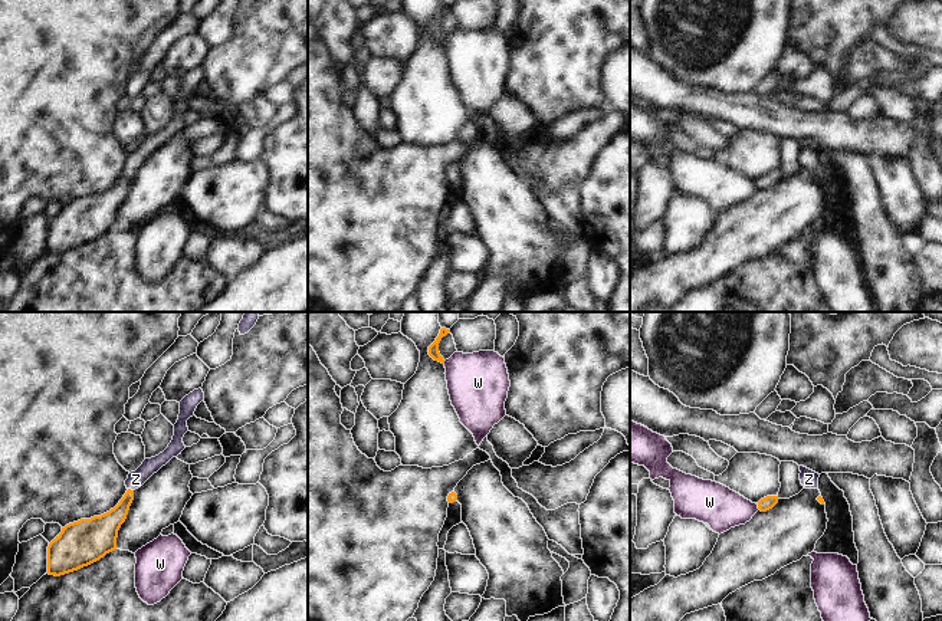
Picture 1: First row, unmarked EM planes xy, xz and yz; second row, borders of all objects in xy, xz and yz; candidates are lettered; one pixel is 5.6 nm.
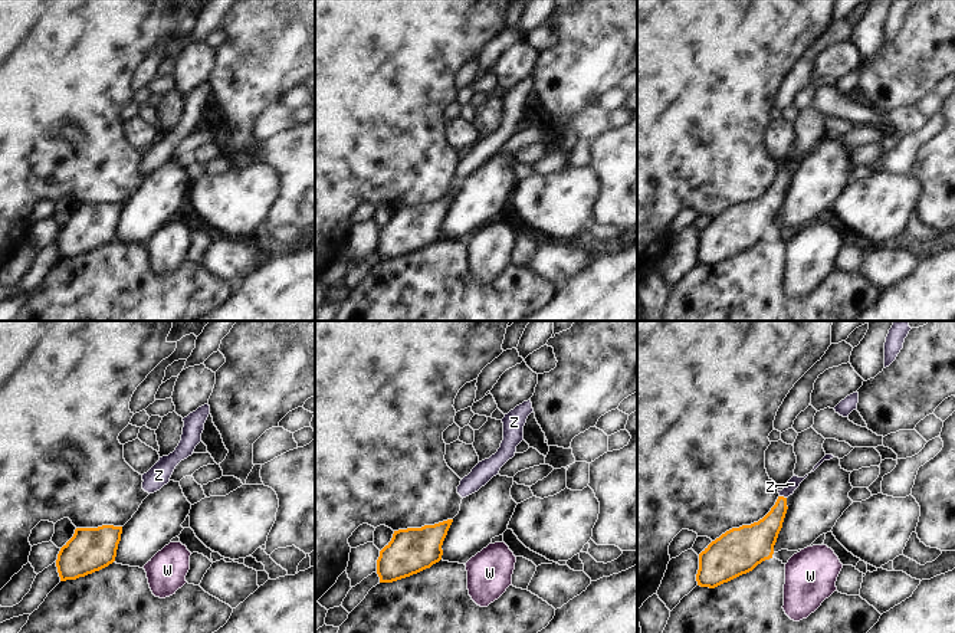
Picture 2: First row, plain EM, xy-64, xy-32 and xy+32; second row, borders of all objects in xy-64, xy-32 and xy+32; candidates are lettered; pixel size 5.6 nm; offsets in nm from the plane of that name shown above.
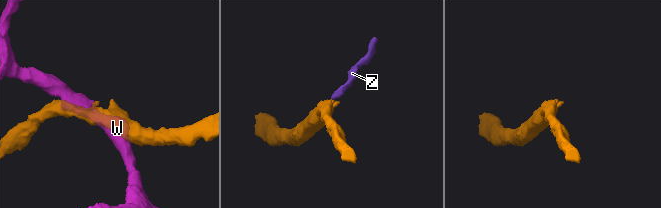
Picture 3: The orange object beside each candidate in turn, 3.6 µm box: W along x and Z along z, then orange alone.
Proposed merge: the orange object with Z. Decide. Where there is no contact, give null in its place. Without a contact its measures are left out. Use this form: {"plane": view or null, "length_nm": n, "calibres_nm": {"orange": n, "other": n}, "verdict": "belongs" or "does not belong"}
{"plane": "xy", "length_nm": 40, "calibres_nm": {"orange": 140, "other": 100}, "verdict": "belongs"}

